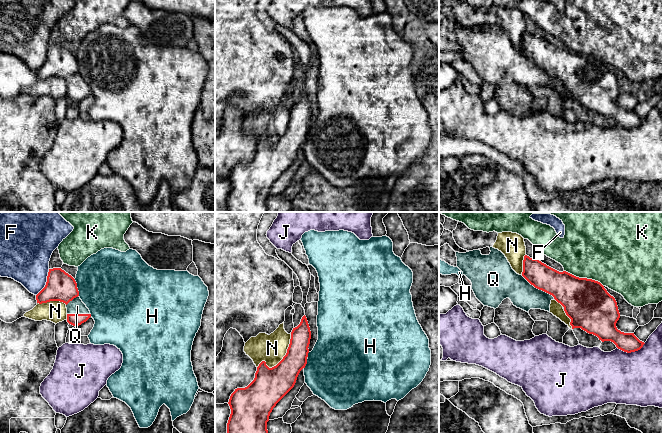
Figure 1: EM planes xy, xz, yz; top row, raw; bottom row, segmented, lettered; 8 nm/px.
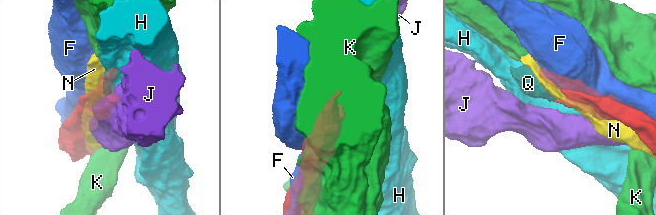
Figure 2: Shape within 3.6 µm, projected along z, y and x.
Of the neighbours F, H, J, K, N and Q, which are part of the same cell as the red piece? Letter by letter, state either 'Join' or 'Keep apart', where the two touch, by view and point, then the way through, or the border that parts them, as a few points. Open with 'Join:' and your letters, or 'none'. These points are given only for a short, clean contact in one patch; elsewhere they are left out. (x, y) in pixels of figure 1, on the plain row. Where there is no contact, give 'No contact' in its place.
Join: Q
F: Keep apart. Touches red at xy (46, 58)
H: Keep apart. Touches red at xy (76, 63)
J: Keep apart. Touches red at yz (631, 127)
K: Keep apart. Touches red at yz (584, 54)
N: Keep apart. Touches red at xz (281, 136)
Q: Join. Touches red at yz (538, 64)

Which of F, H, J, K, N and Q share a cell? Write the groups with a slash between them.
F / H / J / K / N / Q

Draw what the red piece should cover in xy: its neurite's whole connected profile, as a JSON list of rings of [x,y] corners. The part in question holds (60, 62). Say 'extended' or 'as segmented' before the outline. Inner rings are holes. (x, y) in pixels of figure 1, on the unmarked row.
extended; [[[61,44],[49,45],[45,63],[36,71],[37,79],[60,77],[66,80],[67,98],[75,103],[86,98],[90,87],[79,73],[75,55]]]

